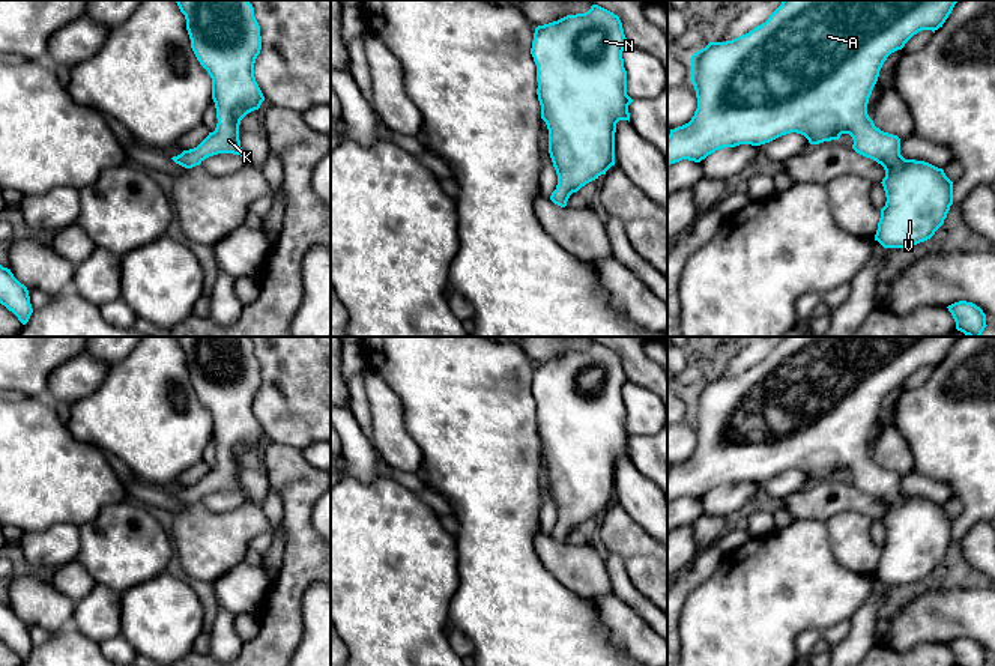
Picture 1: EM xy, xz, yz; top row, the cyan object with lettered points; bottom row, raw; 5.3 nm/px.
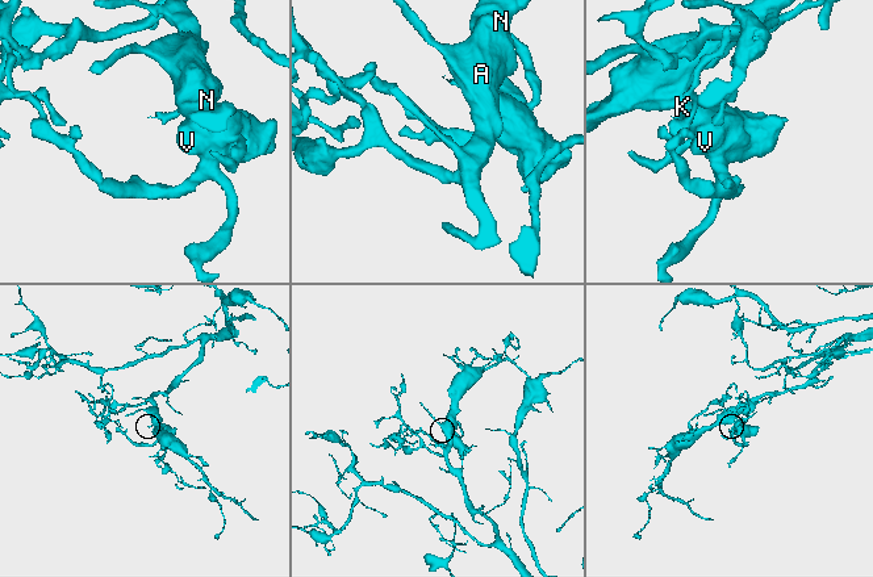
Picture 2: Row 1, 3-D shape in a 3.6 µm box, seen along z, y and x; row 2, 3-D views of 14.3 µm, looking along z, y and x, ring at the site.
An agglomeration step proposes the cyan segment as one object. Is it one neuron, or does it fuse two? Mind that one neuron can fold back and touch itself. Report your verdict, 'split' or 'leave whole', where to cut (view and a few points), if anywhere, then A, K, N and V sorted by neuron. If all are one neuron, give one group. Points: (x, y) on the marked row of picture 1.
leave whole; cut none; groups A K N V

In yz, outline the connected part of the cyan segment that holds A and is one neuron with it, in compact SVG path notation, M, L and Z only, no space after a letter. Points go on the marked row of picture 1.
M783 0L761 26L726 42L709 42L696 51L691 60L691 83L697 108L691 120L670 129L667 135L667 165L682 159L700 162L723 147L739 144L761 146L782 135L797 132L810 144L839 140L849 134L852 149L885 170L882 186L885 206L875 241L884 248L906 248L930 239L944 224L953 204L953 182L924 161L905 159L900 155L900 138L881 131L867 114L867 104L887 57L905 47L921 30L933 33L942 27L959 0Z

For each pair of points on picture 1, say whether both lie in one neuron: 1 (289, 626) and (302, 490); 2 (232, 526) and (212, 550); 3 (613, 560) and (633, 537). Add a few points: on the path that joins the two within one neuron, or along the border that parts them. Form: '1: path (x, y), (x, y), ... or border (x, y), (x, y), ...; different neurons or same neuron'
1: path (289, 593), (299, 570), (299, 523); same neuron
2: path (227, 532), (215, 544); same neuron
3: border (610, 552), (623, 561), (633, 587); different neurons

